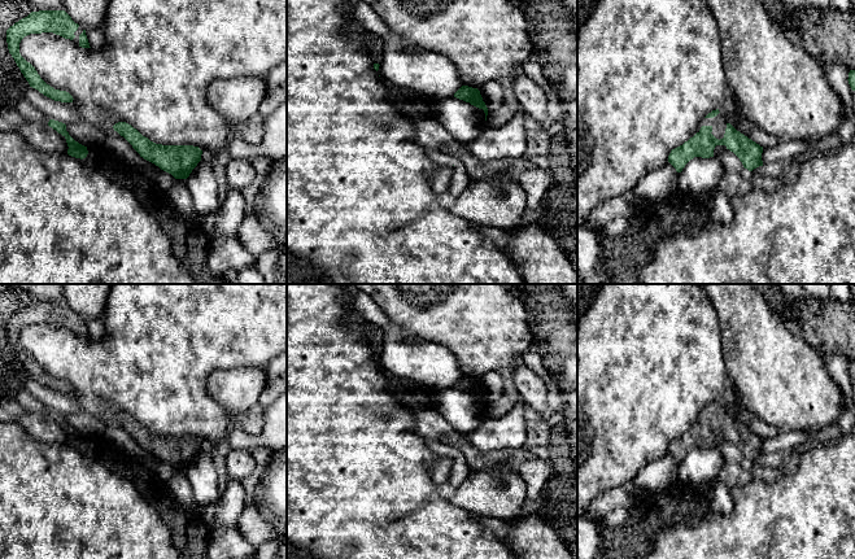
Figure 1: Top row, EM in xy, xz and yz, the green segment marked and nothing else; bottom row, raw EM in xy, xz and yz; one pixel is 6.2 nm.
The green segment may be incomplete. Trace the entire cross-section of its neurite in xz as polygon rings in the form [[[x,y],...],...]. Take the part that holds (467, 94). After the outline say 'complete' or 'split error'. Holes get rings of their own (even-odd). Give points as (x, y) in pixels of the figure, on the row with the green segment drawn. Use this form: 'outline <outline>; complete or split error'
outline [[[462,86],[455,93],[454,97],[463,100],[466,102],[470,102],[471,105],[483,109],[485,113],[485,121],[488,115],[488,108],[485,102],[483,101],[483,97],[480,95],[480,91],[477,88],[472,88],[468,86]]]; complete

